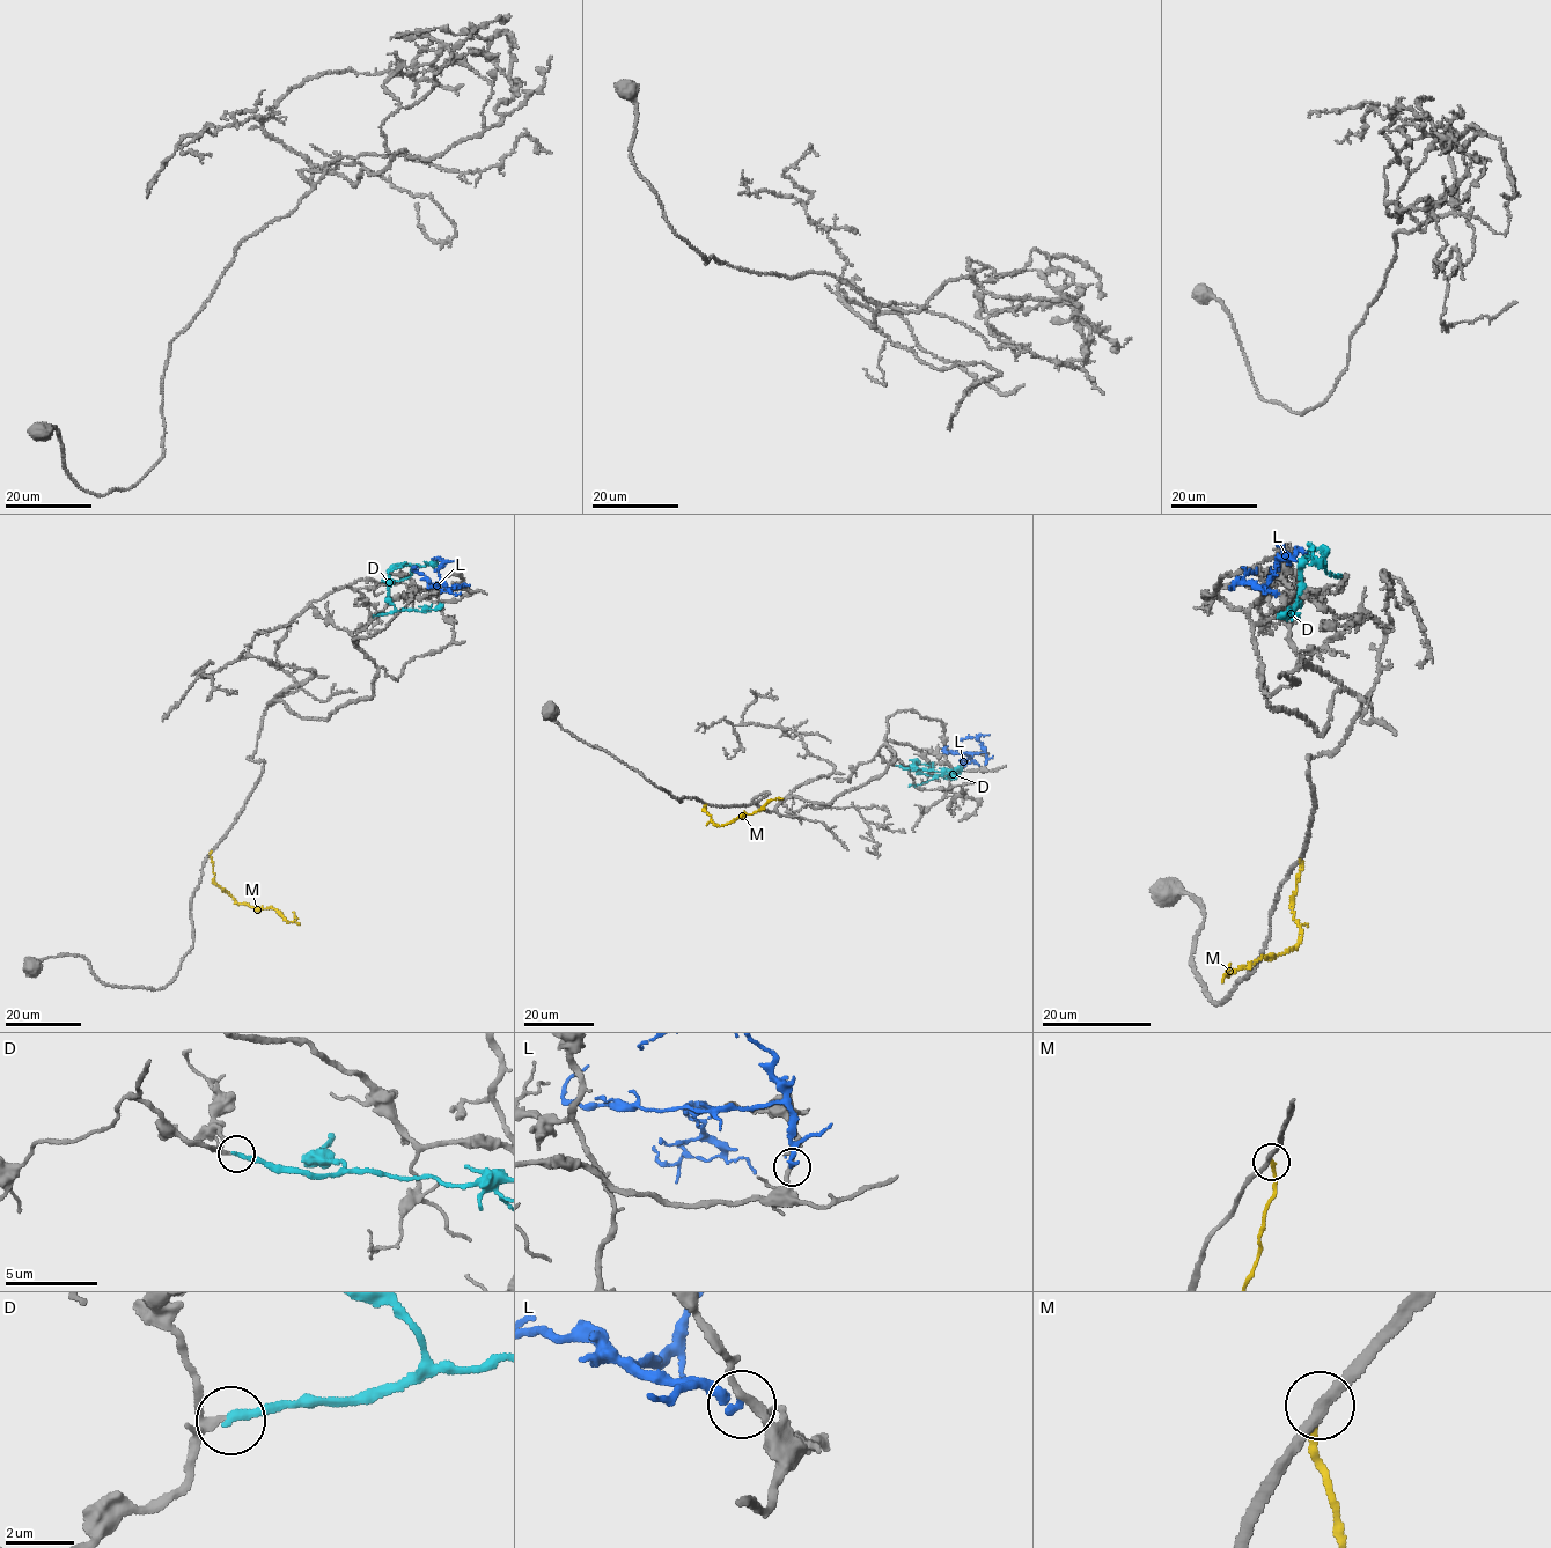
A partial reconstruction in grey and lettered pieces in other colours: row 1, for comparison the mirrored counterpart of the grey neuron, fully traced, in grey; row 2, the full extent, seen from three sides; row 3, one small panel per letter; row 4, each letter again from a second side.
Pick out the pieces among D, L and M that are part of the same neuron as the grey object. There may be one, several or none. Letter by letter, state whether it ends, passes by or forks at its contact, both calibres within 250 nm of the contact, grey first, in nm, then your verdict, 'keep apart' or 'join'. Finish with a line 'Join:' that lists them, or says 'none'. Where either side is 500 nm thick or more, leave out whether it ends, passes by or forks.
D: it ends | 140/240 nm | join
L: it ends | 220/240 nm | keep apart
M: it ends | 280/200 nm | keep apart
Join: D

